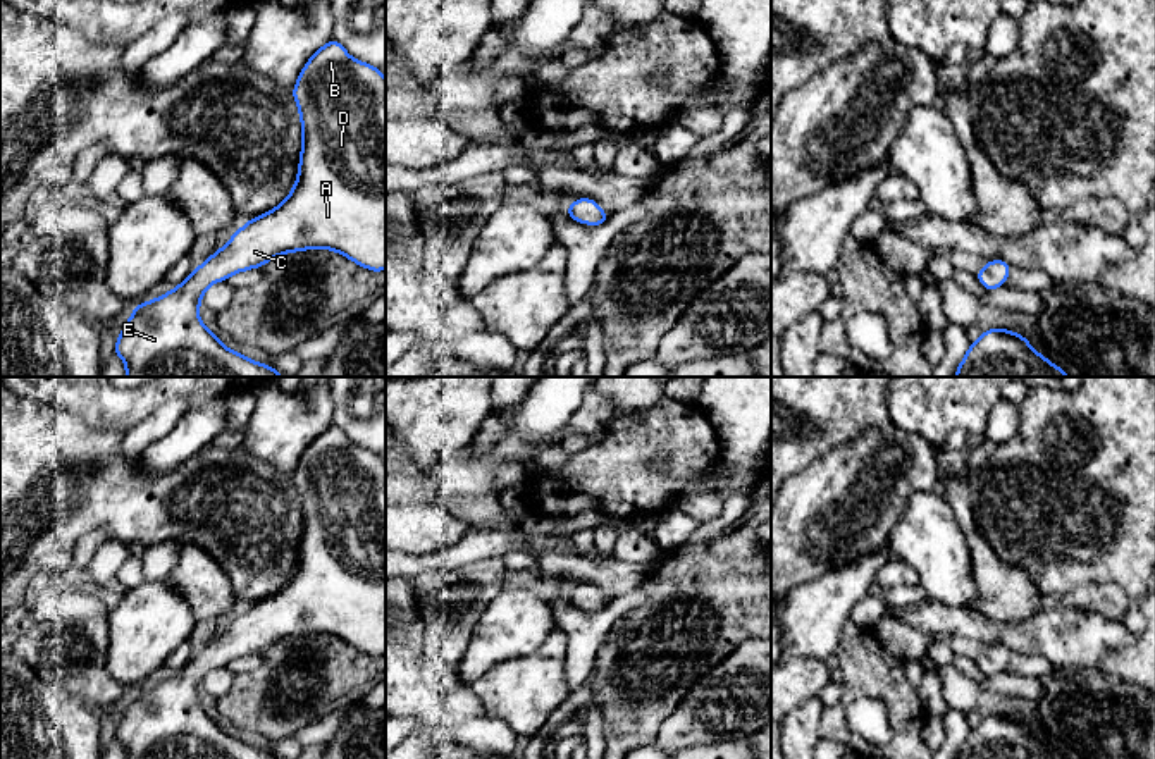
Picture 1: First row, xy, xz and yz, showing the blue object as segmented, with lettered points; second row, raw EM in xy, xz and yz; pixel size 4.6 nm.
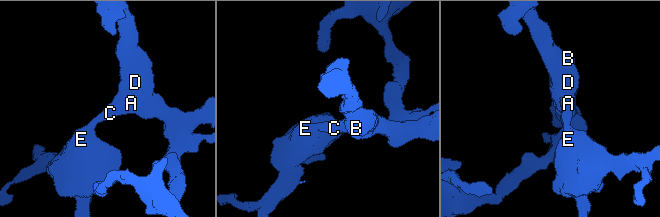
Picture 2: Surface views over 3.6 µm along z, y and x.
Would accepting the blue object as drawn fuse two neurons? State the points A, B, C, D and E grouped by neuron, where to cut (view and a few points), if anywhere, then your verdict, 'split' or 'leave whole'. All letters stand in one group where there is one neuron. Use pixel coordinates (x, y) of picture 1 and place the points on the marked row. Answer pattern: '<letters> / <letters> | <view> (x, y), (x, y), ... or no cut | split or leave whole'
A B C D E | no cut | leave whole

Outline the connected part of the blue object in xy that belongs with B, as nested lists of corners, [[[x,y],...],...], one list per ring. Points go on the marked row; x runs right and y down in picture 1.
[[[332,38],[305,64],[293,96],[300,108],[303,133],[293,191],[277,208],[250,219],[224,248],[193,270],[174,291],[134,306],[114,346],[114,355],[126,361],[126,377],[284,377],[269,365],[231,351],[201,324],[198,306],[208,286],[227,281],[232,274],[262,267],[279,255],[310,248],[337,251],[374,272],[386,268],[386,77],[380,69],[351,59]]]

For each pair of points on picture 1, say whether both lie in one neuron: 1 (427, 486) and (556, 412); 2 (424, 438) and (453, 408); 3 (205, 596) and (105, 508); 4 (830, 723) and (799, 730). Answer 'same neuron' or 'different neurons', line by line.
1: same neuron
2: same neuron
3: different neurons
4: different neurons

